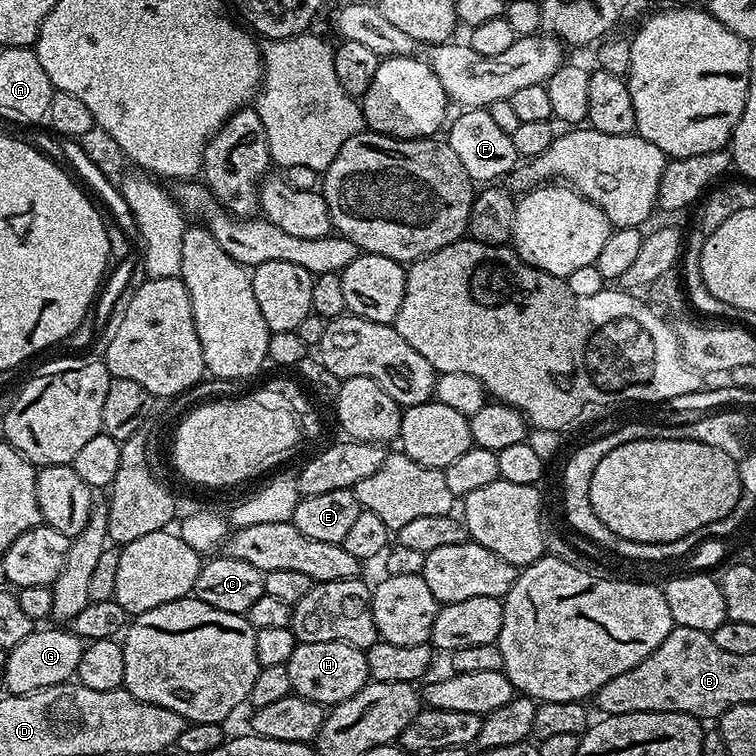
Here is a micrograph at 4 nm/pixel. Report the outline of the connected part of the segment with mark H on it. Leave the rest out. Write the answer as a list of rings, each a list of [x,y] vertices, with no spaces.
[[[346,642],[297,643],[287,666],[293,693],[325,706],[346,702],[346,698],[358,694],[358,690],[362,690],[370,680],[365,649],[356,648]]]

